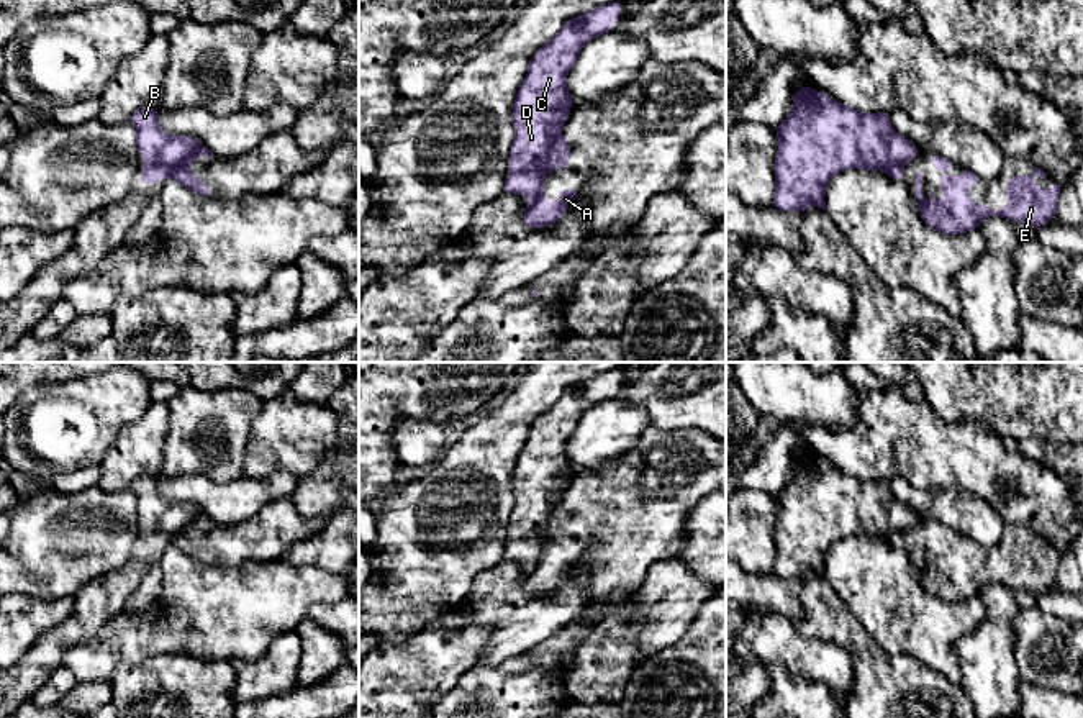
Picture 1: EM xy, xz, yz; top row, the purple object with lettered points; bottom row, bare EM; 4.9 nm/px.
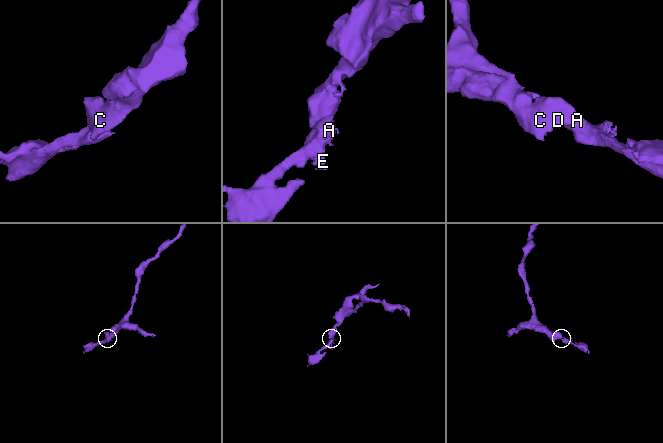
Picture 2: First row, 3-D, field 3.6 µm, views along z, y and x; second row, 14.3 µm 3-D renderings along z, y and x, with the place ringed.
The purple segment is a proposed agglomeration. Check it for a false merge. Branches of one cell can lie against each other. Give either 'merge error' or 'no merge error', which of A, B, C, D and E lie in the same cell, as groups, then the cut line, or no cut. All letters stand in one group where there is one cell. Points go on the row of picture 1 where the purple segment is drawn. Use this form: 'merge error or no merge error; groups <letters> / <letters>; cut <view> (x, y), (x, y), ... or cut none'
merge error; groups A E / B C D; cut xz (561, 135), (546, 171)

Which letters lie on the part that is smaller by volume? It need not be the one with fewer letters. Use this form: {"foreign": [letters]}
{"foreign": ["A", "E"]}

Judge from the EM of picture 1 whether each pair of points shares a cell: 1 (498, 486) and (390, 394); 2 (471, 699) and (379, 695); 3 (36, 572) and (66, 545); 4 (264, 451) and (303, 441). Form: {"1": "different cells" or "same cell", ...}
{"1": "different cells", "2": "different cells", "3": "same cell", "4": "same cell"}

